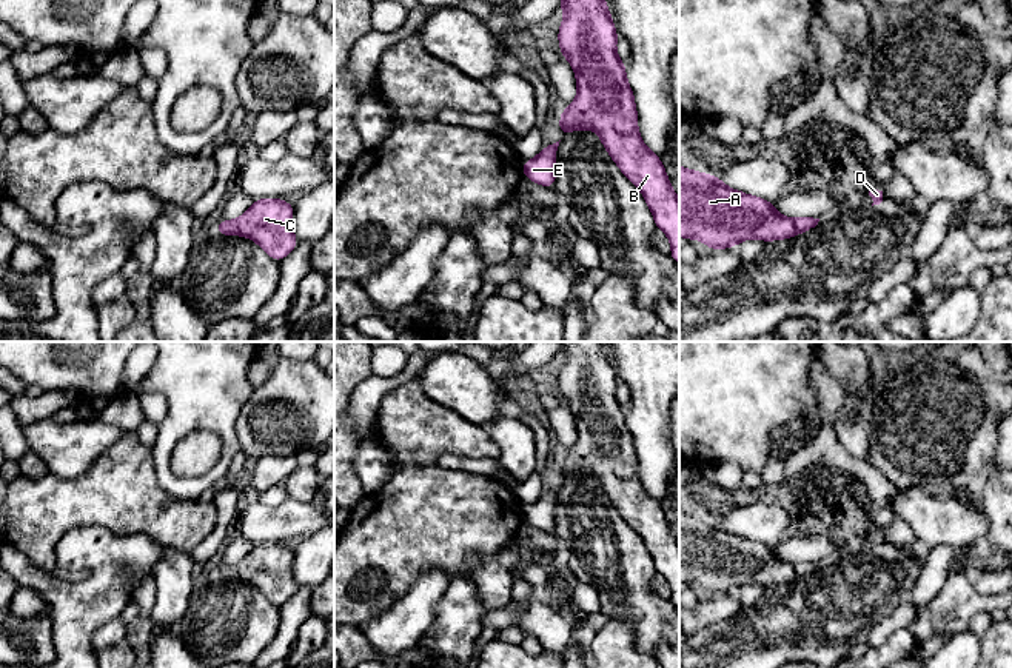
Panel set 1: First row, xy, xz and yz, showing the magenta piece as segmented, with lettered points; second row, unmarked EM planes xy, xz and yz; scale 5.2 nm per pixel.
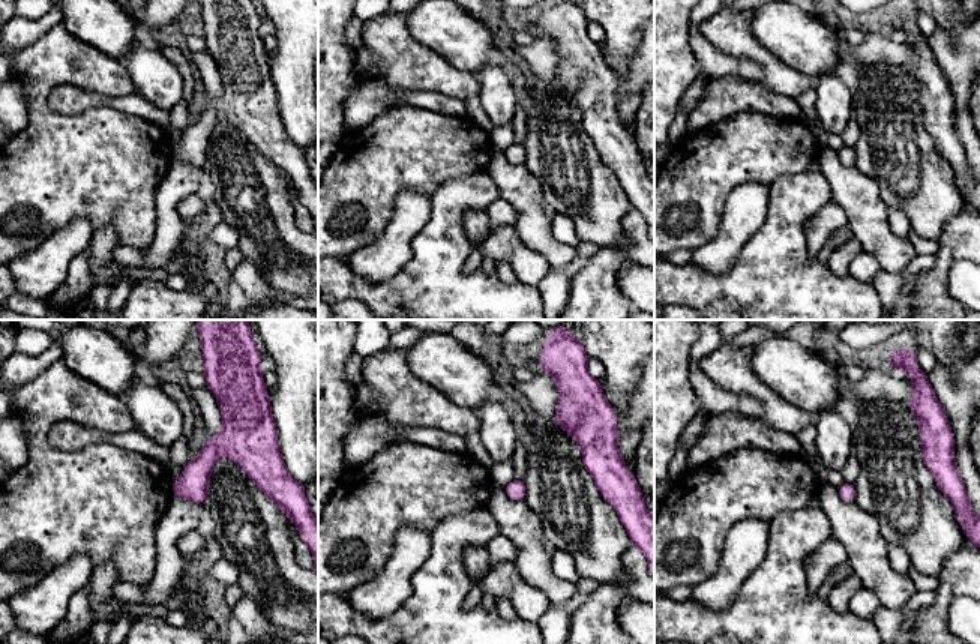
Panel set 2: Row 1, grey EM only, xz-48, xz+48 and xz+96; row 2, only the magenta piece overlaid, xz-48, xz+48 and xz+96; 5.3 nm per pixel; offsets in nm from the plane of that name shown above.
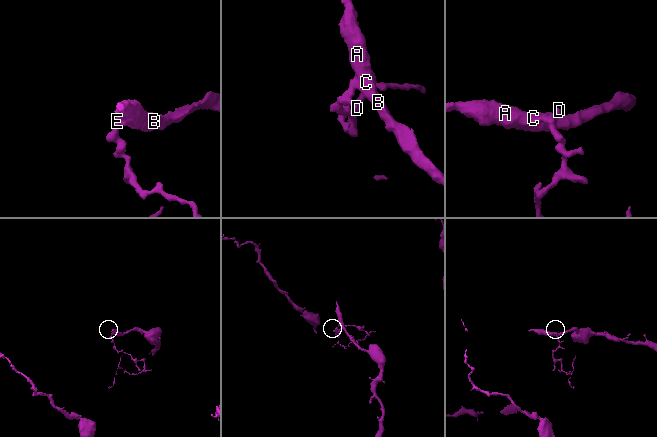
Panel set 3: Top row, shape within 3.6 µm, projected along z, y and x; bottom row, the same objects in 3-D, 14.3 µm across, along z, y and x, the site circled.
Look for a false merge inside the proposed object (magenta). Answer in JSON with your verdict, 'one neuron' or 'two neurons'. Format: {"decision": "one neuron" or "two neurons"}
{"decision": "one neuron"}

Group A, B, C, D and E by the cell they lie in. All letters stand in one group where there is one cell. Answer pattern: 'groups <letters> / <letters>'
groups A B C D E

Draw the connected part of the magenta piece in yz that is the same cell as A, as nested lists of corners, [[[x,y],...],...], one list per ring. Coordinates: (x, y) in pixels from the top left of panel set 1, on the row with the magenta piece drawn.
[[[679,165],[679,235],[698,239],[712,251],[747,239],[790,239],[818,225],[819,219],[781,215],[773,202],[729,188],[712,174]]]

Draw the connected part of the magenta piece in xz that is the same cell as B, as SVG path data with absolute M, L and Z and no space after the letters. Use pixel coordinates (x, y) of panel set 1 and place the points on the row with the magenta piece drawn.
M561 0L564 18L558 32L561 54L576 74L578 95L564 108L559 120L561 137L590 128L621 172L642 192L656 228L667 234L670 257L679 265L679 197L665 174L662 160L642 142L638 131L635 95L625 77L625 63L616 55L618 31L604 0Z

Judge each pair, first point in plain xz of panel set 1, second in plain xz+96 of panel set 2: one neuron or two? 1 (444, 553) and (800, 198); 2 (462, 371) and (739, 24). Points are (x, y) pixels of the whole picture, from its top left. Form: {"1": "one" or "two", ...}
{"1": "two", "2": "two"}

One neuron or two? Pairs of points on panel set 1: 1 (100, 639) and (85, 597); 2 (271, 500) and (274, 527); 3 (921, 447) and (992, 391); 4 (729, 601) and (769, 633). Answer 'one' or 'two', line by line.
1: two
2: two
3: one
4: two

